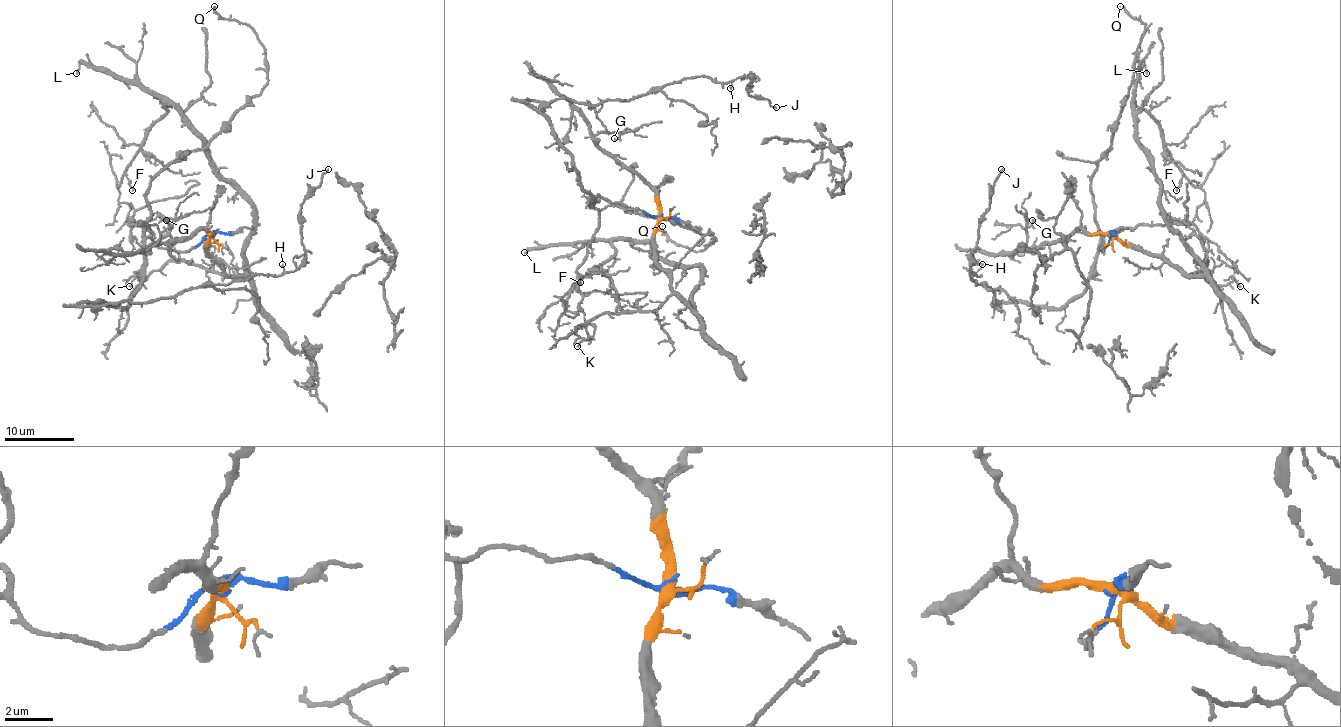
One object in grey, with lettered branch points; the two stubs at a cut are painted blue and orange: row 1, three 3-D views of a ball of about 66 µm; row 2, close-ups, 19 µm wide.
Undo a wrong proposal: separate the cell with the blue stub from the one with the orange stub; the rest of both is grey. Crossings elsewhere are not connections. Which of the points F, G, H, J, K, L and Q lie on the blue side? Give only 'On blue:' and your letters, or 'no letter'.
On blue: H, J, Q

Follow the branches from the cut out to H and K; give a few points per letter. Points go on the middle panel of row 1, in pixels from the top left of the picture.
H: (659, 218), (596, 209), (572, 155), (528, 102), (630, 101), (699, 76), (731, 88)
K: (659, 218), (654, 256), (670, 279), (671, 293), (654, 310), (600, 313), (577, 347)

